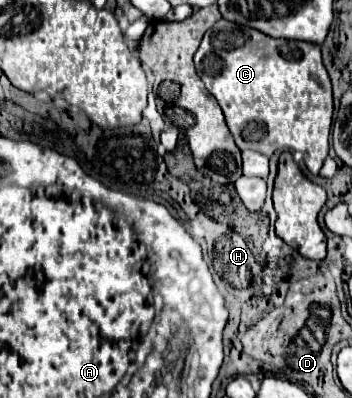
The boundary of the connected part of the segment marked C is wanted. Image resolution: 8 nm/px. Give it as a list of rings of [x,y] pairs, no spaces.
[[[219,19],[203,37],[195,53],[195,67],[207,91],[219,101],[225,115],[225,123],[241,151],[253,149],[267,157],[271,157],[277,149],[303,151],[307,169],[313,175],[319,173],[329,153],[329,133],[333,117],[331,81],[327,69],[323,67],[319,45],[307,41],[273,39],[257,29]]]

